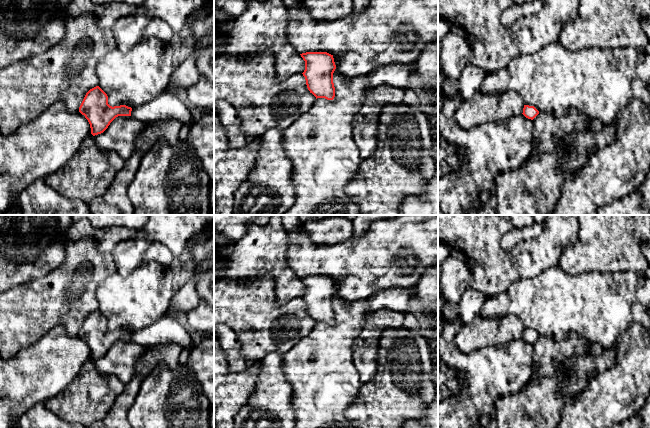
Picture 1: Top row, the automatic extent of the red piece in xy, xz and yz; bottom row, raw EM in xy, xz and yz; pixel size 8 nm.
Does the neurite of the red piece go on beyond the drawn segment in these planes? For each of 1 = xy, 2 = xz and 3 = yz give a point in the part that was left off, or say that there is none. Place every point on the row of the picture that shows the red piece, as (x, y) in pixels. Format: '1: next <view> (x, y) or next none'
1: next xy (167, 105)
2: next none
3: next none

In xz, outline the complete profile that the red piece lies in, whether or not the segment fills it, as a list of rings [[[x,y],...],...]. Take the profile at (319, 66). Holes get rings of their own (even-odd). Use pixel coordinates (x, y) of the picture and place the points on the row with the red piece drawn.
[[[306,52],[300,55],[305,61],[305,70],[302,74],[310,93],[316,99],[333,100],[335,97],[333,73],[336,69],[333,55],[327,52]]]

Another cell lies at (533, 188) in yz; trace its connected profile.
[[[577,109],[564,116],[539,112],[533,119],[535,146],[530,156],[519,167],[496,175],[498,215],[548,215],[566,178],[559,163],[564,140],[592,122]]]

